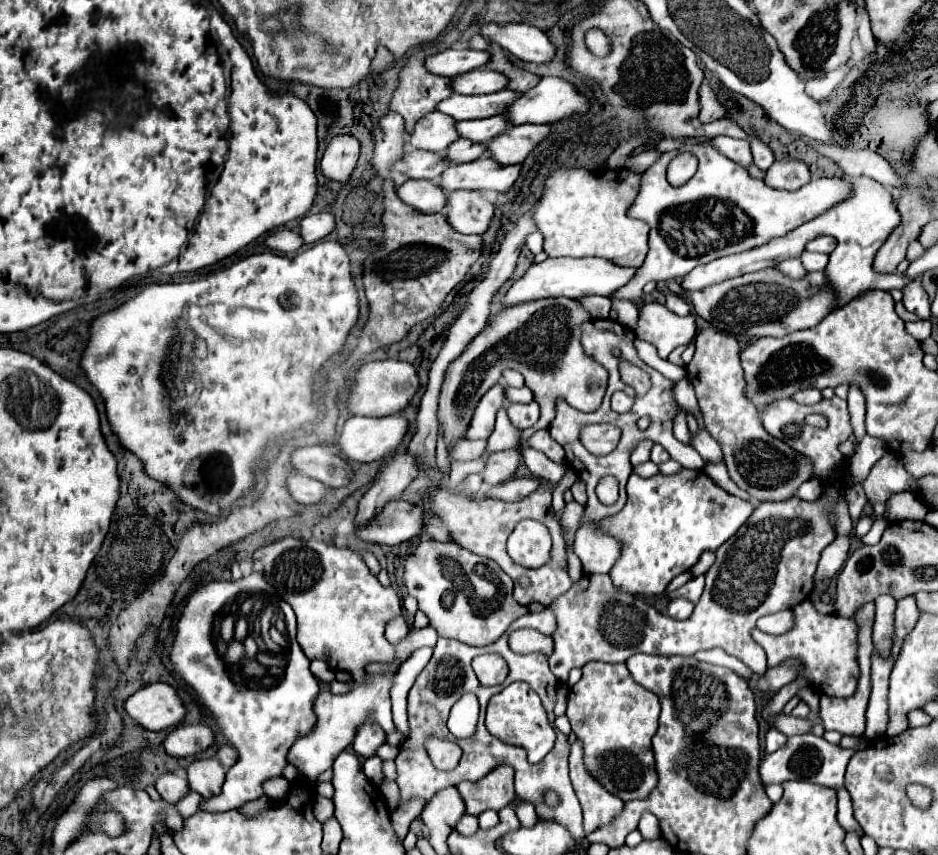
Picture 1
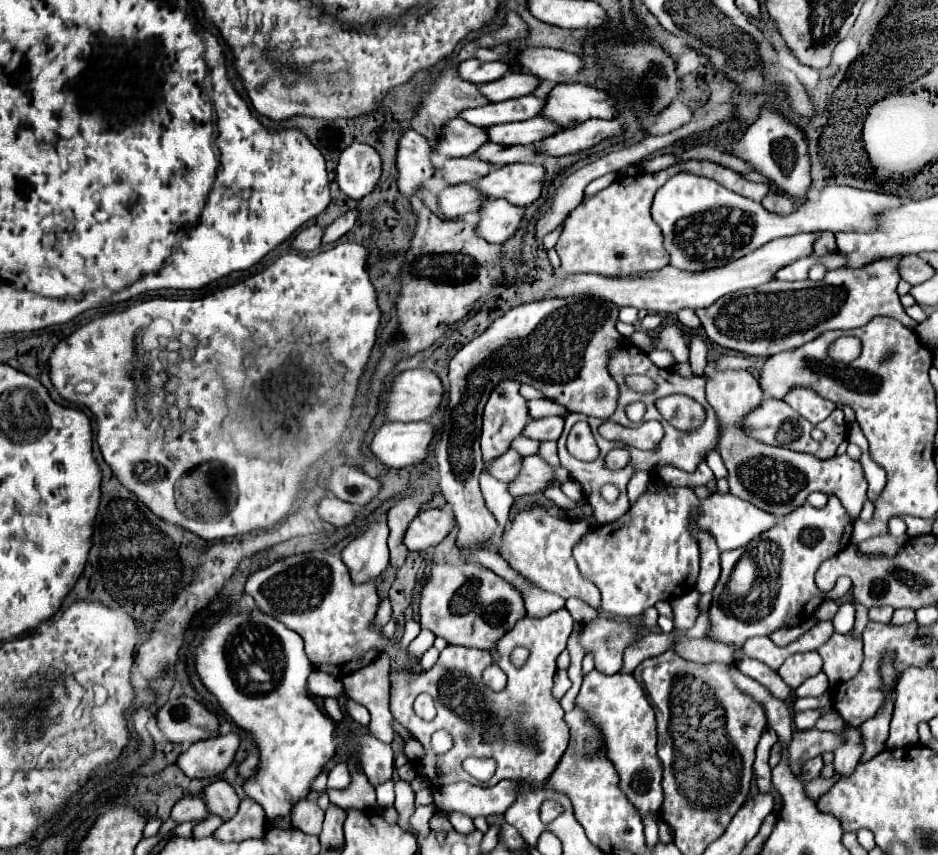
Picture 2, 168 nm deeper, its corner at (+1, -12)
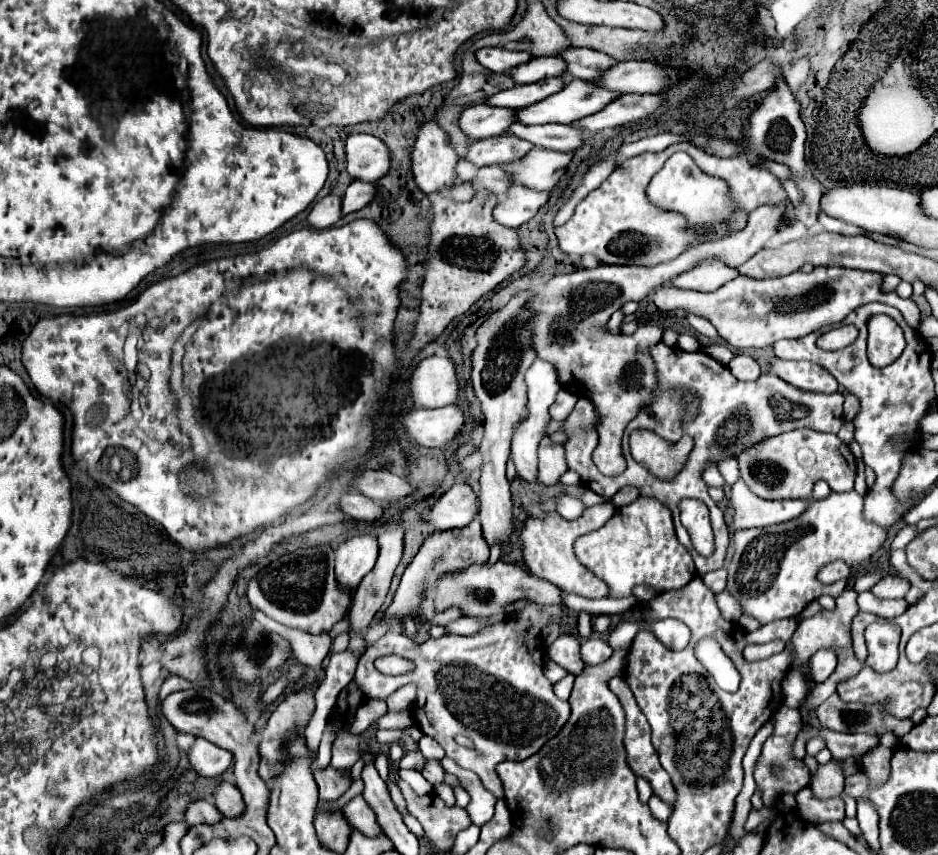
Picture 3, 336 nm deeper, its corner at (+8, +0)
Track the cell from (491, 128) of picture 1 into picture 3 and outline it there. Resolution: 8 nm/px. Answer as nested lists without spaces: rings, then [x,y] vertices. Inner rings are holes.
[[[575,79],[555,95],[549,95],[547,99],[535,105],[515,109],[513,117],[517,123],[523,123],[523,125],[573,123],[581,117],[587,117],[599,111],[601,107],[605,107],[617,97],[619,97],[617,93],[611,93],[611,91],[593,87],[587,81]]]

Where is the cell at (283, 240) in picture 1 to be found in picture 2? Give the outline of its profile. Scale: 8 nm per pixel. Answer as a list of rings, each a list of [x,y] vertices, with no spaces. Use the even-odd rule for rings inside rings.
[[[310,225],[306,229],[302,229],[296,239],[294,239],[294,249],[302,251],[302,253],[310,253],[316,251],[322,245],[322,235],[324,235],[324,227],[318,225]]]

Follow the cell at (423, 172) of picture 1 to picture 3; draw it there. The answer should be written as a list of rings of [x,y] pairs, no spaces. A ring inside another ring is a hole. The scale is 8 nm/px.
[[[499,135],[499,137],[489,137],[489,139],[479,139],[469,143],[463,159],[473,163],[475,167],[503,165],[521,159],[533,147],[535,145],[531,145],[529,141],[509,137],[509,135]]]

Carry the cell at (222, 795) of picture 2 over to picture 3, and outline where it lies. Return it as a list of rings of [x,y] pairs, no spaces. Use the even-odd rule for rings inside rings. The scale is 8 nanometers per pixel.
[[[227,781],[217,783],[217,789],[215,789],[213,797],[215,797],[215,807],[219,809],[221,815],[225,815],[225,817],[241,815],[243,799],[241,799],[241,793],[235,785],[231,785]]]

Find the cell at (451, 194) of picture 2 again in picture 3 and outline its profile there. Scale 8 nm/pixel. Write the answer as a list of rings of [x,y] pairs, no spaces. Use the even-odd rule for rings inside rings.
[[[495,165],[481,167],[469,183],[473,185],[475,191],[487,191],[493,195],[503,195],[511,185],[509,175],[501,167],[495,167]]]

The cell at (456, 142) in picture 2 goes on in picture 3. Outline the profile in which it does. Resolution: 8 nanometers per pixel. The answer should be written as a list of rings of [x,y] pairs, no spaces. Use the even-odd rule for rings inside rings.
[[[471,105],[459,115],[459,127],[469,139],[485,139],[501,135],[513,123],[513,109]]]

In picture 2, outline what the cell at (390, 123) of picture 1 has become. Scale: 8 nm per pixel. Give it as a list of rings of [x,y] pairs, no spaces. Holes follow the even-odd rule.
[[[412,129],[400,137],[398,157],[396,157],[398,187],[400,187],[400,193],[404,193],[406,197],[416,195],[422,183],[434,177],[436,169],[430,161],[432,151],[434,149],[430,147],[428,139],[424,135],[418,135]]]

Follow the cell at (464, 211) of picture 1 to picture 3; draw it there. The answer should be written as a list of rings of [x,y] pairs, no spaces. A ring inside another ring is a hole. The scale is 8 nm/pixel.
[[[511,185],[507,191],[507,197],[499,201],[499,205],[493,209],[493,219],[505,227],[519,227],[525,221],[529,221],[541,205],[545,205],[549,199],[549,193],[545,191],[533,191],[525,189],[521,185]]]

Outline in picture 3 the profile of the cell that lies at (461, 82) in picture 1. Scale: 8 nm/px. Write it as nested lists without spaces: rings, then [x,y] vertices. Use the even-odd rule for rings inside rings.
[[[533,57],[527,63],[521,63],[513,69],[509,69],[505,75],[511,77],[517,85],[527,85],[527,83],[537,83],[547,77],[561,75],[565,71],[565,63],[555,57]]]

